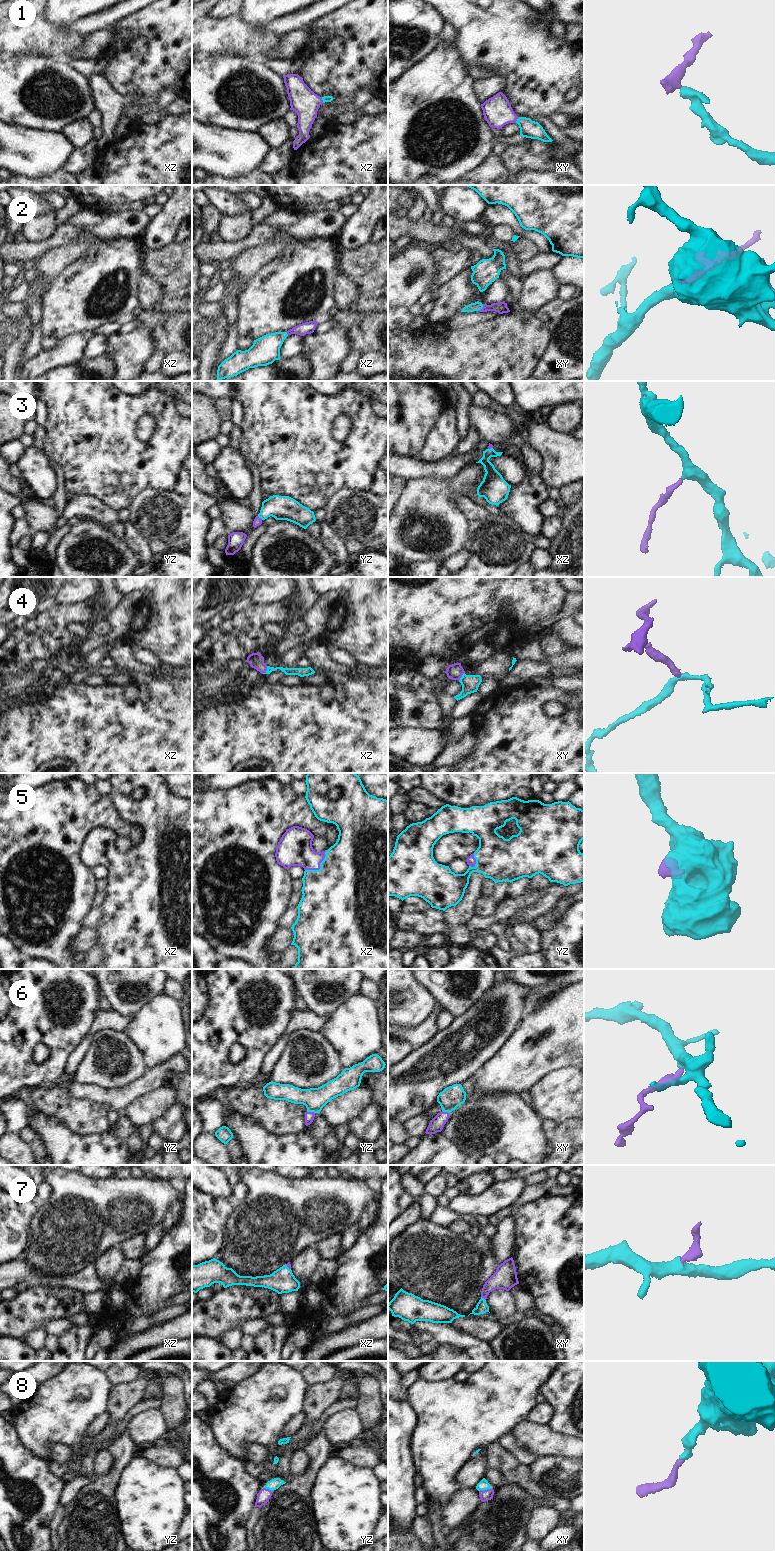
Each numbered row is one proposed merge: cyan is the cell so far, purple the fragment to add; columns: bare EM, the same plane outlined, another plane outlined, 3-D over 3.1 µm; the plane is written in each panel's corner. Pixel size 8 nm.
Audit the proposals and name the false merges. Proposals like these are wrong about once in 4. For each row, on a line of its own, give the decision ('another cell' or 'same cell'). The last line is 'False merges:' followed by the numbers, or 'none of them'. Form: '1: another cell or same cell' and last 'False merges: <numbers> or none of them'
1: same cell
2: same cell
3: same cell
4: same cell
5: same cell
6: another cell
7: same cell
8: same cell
False merges: 6

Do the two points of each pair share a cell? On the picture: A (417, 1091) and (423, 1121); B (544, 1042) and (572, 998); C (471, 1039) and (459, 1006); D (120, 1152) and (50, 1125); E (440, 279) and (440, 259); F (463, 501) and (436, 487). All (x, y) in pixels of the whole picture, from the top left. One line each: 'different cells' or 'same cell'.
A: different cells
B: same cell
C: different cells
D: same cell
E: same cell
F: different cells

